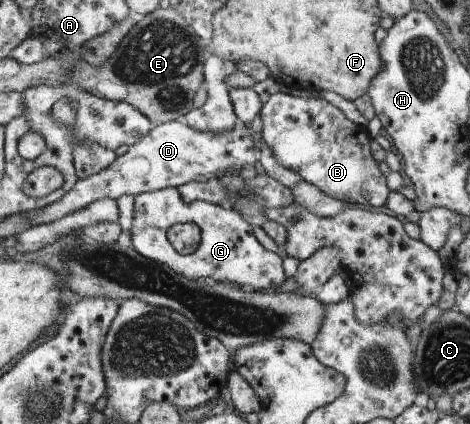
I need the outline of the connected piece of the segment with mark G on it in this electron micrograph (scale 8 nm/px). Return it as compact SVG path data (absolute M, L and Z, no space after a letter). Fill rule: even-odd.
M168 187L135 197L132 248L144 258L171 267L176 274L189 279L212 278L223 284L226 280L235 284L252 286L255 291L279 286L286 279L283 258L268 252L255 239L252 226L239 211L221 205L194 201L188 203L177 187ZM178 223L194 223L200 229L200 244L191 255L179 256L167 238L169 229Z

